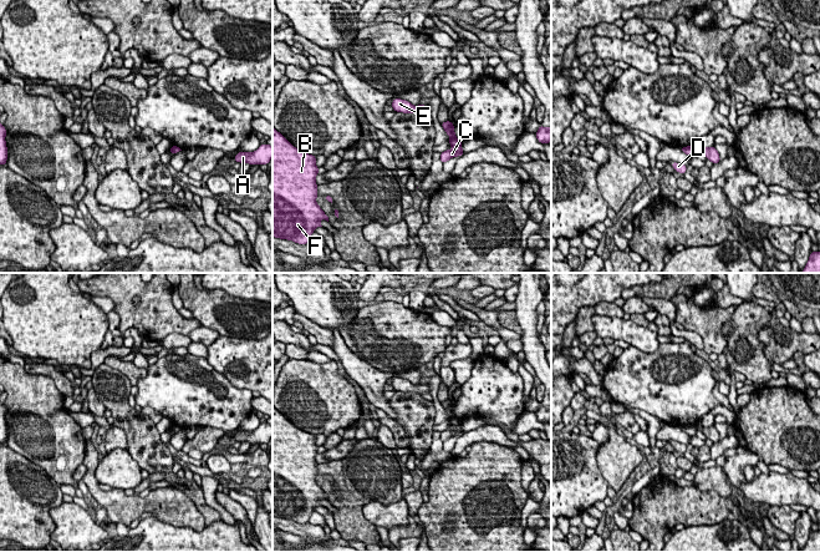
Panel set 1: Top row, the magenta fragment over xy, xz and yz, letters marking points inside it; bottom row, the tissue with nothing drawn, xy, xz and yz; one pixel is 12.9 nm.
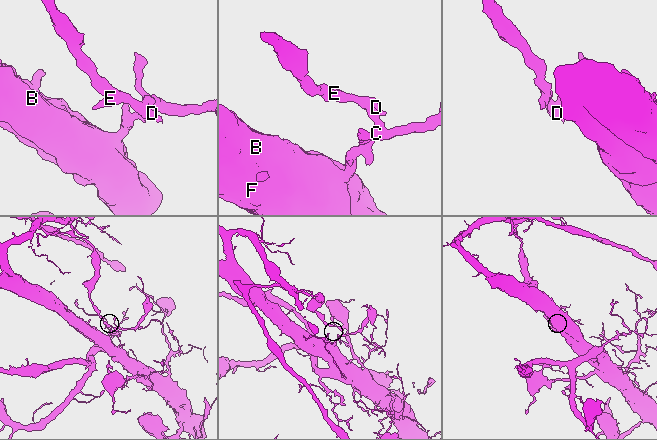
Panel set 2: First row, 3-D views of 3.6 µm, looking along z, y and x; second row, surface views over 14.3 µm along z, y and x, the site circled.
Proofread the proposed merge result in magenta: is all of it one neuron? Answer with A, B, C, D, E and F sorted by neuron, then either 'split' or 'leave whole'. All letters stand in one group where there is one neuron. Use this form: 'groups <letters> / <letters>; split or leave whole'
groups A B C F / D E; split

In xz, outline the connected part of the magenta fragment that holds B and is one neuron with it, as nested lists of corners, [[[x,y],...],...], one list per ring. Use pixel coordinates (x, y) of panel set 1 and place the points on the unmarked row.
[[[273,406],[273,516],[307,523],[315,507],[322,506],[320,500],[328,501],[328,496],[316,481],[317,462],[315,457],[317,454],[316,435],[297,429]]]

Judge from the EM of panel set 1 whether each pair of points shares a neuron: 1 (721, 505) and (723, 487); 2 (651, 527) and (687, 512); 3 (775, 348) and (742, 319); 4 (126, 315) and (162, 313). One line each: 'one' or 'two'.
1: two
2: one
3: two
4: one

